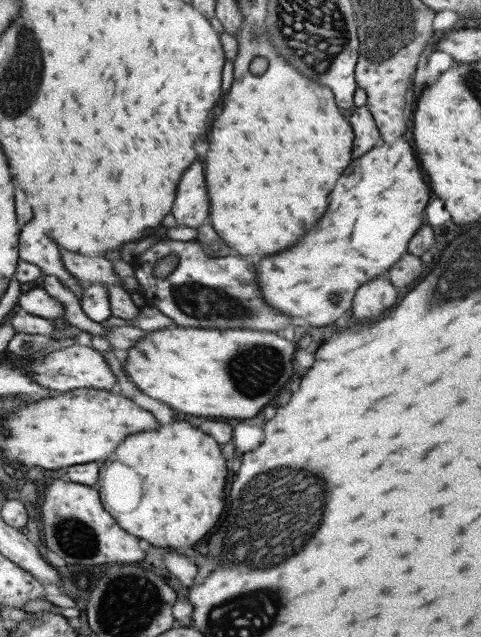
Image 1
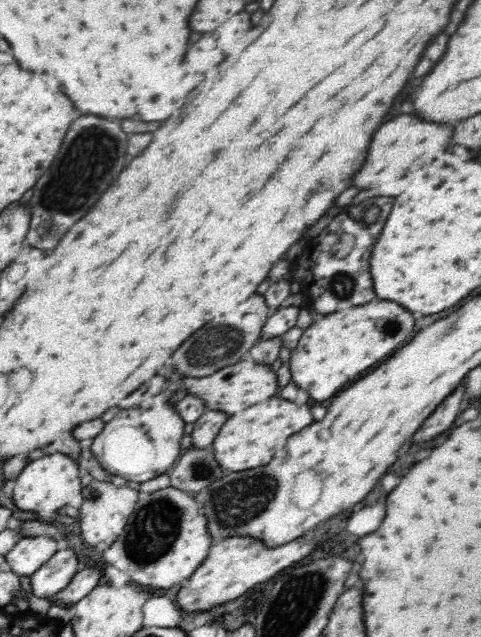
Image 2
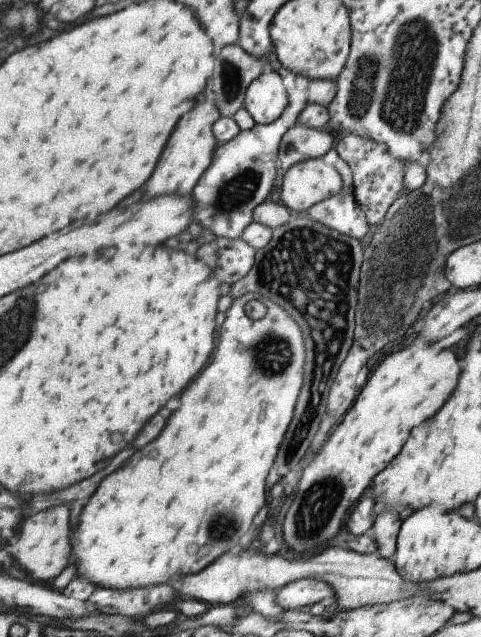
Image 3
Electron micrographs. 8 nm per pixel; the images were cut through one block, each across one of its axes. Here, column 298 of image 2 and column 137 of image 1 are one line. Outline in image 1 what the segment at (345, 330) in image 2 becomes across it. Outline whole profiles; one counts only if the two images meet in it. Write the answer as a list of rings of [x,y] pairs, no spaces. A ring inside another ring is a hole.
[[[172,325],[155,331],[145,331],[145,335],[127,351],[123,364],[125,373],[140,390],[178,412],[206,416],[206,418],[252,418],[256,416],[264,402],[272,402],[284,382],[294,374],[292,364],[296,343],[288,341],[276,332],[252,329],[190,328]]]

